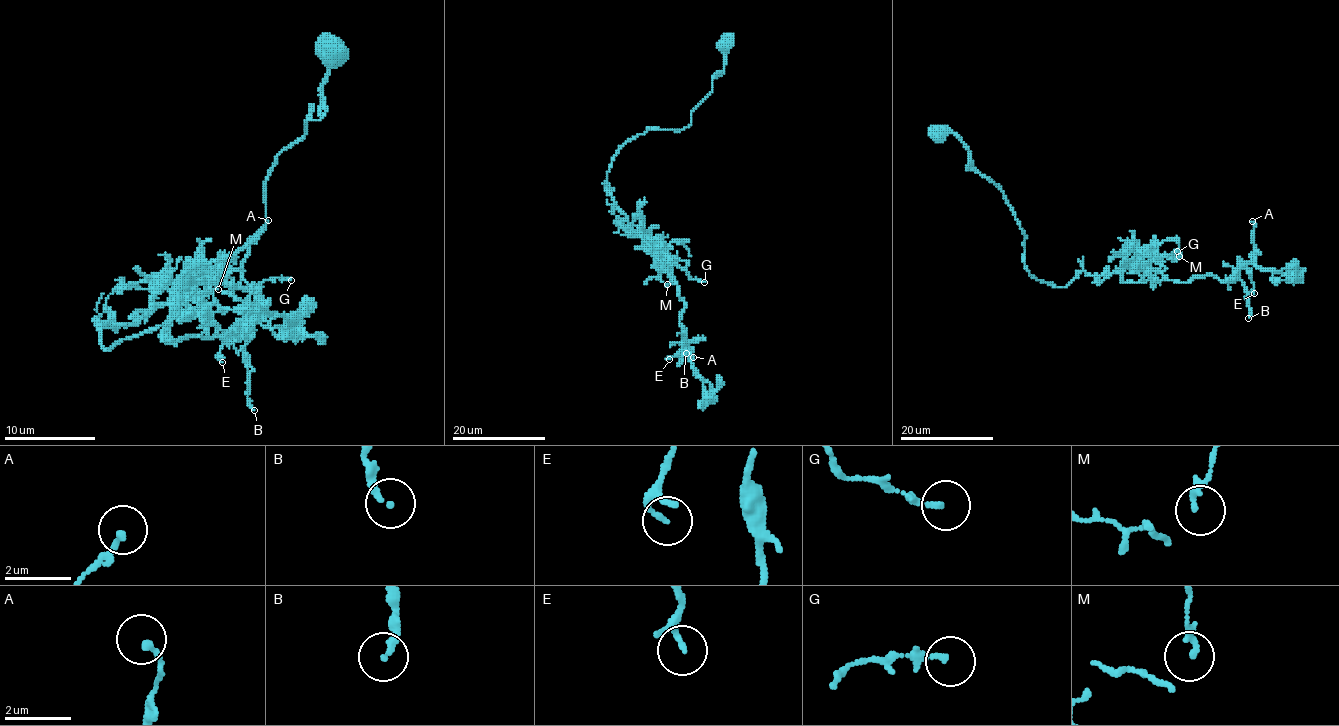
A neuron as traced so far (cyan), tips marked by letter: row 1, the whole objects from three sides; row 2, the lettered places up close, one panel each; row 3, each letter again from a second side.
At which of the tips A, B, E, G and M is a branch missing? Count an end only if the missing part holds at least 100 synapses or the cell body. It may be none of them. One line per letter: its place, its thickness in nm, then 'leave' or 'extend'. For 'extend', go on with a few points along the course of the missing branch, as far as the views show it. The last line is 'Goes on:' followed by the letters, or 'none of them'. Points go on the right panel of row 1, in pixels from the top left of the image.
A: (1252, 221) | 190 nm | leave
B: (1248, 318) | 190 nm | leave
E: (1254, 293) | 140 nm | leave
G: (1177, 251) | 180 nm | leave
M: (1179, 256) | 140 nm | leave
Goes on: none of them

